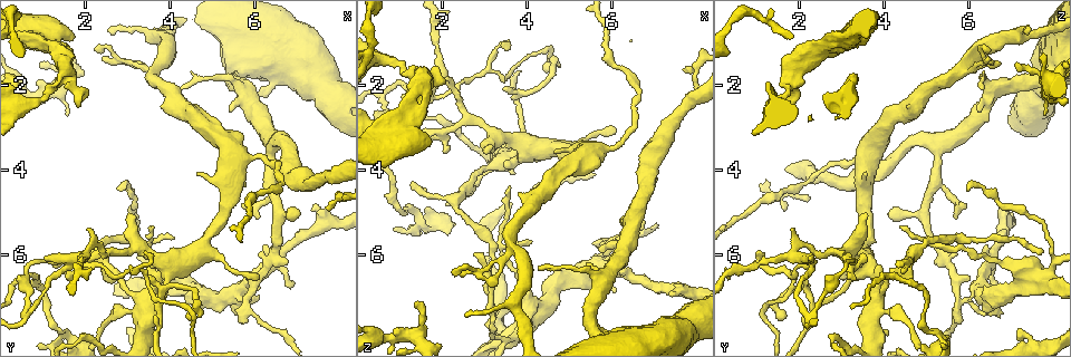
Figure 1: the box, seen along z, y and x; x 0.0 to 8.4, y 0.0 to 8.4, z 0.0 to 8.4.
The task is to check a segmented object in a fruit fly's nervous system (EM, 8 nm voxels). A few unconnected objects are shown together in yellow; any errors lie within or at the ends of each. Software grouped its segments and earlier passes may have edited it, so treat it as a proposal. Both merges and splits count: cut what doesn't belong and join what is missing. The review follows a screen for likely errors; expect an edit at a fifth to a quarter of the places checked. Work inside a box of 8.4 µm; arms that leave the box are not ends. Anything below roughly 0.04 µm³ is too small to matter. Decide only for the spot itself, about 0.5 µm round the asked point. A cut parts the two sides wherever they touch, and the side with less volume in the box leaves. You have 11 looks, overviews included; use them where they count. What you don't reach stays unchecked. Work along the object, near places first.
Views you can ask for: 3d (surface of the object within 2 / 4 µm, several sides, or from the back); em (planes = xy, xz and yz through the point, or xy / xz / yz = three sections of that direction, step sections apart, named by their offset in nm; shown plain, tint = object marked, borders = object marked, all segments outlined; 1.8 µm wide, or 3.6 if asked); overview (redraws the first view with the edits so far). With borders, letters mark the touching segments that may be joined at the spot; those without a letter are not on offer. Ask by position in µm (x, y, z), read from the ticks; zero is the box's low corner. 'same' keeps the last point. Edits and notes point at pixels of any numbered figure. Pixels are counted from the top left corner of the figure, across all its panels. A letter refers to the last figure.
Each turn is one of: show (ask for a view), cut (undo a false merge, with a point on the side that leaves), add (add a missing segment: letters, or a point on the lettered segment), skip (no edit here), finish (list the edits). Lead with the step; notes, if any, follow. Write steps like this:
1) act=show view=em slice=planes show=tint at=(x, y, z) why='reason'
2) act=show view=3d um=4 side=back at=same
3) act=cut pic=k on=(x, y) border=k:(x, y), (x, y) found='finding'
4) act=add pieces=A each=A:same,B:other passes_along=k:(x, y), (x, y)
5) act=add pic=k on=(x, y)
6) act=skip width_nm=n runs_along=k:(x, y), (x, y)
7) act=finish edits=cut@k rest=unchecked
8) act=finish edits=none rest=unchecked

act=show view=em slice=xz step=16 show=borders at=(3.35, 5.95, 1.10) why='thin end'

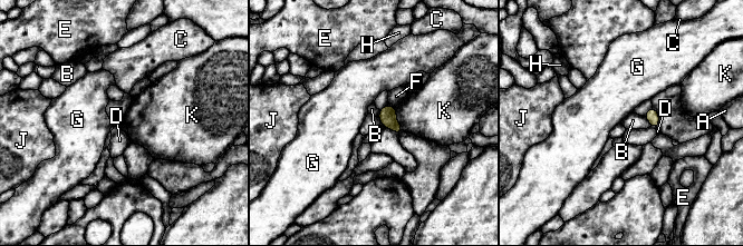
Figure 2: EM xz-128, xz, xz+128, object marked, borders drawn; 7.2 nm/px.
act=skip longest_contact=K:190nm each=A:other,B:other,C:other,D:other,E:other,F:other,G:other,H:other,J:other,K:other border=2:(643, 116), (650, 126) found='no lettered segment goes on from it'

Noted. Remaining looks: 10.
act=show view=em slice=yz step=8 show=plain at=(3.95, 6.35, 3.70) why='abrupt turn'

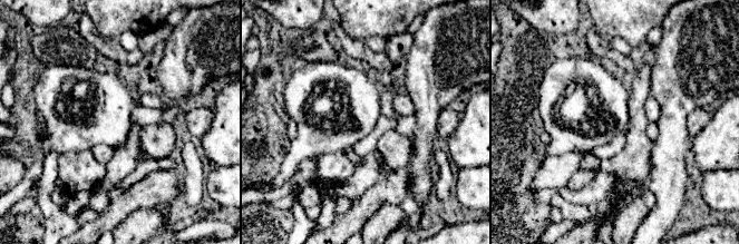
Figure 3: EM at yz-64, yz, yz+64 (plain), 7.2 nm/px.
act=show view=em slice=yz step=8 show=borders at=same why='what lies round it'

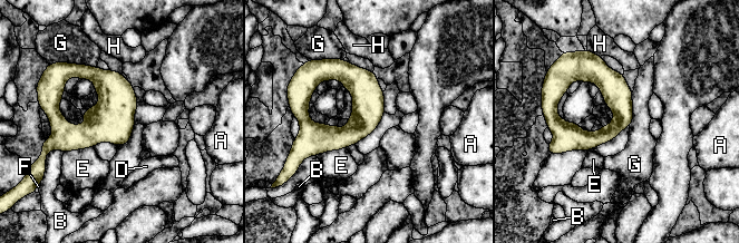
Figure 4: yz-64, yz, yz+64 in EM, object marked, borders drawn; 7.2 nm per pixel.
act=skip each=A:other,B:other,D:other,E:other,F:other,G:other,H:other runs_along=4:(381, 96), (346, 134), (319, 134), (302, 114) found='one cell here'

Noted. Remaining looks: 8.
act=show view=3d um=4 at=(5.45, 3.55, 3.60) why='calibre changes'

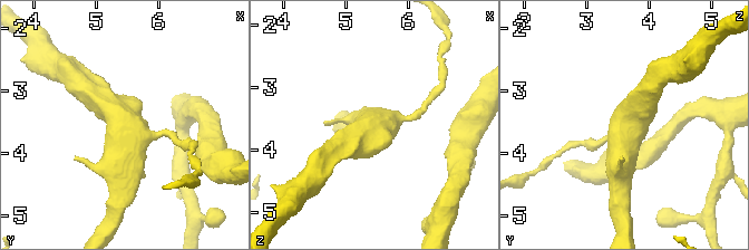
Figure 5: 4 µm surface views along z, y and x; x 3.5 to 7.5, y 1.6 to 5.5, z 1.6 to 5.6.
act=show view=em slice=planes show=tint at=(5.40, 3.60, 3.55)

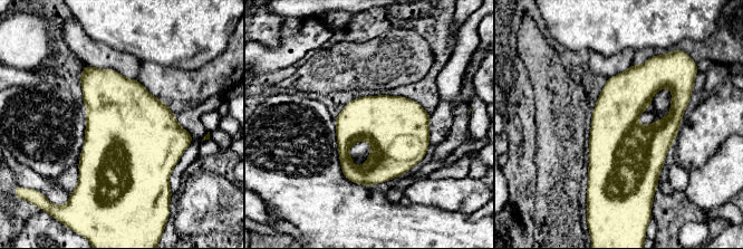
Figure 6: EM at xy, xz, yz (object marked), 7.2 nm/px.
act=show view=em slice=planes show=borders at=same why='see the neighbours'

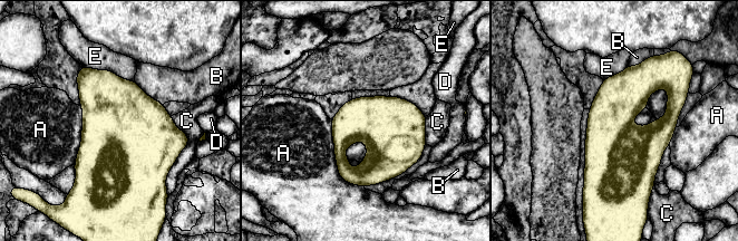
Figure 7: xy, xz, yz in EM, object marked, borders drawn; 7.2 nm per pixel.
act=skip longest_contact=A:550nm each=A:other,B:other,C:other,D:other,E:other border=7:(330, 119), (337, 172), (363, 188) found='all the same cell'

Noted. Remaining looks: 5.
act=show view=3d um=4 at=(5.85, 6.65, 6.10) why='sudden change in width'

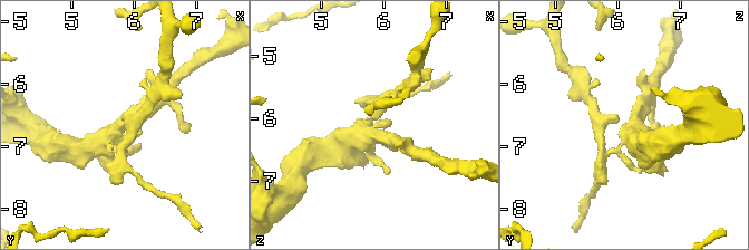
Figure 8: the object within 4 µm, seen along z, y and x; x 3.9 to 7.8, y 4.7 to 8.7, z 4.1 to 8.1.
act=show view=em slice=yz step=16 show=tint at=(5.85, 6.70, 6.10)

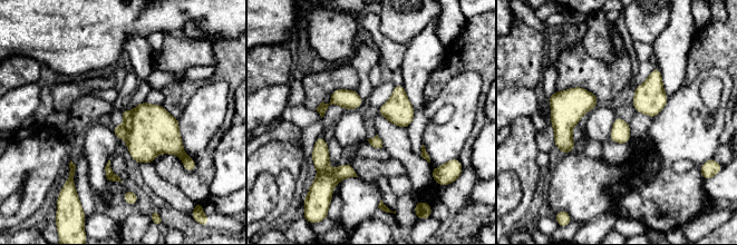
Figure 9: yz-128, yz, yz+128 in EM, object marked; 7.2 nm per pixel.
act=show view=em slice=planes show=borders at=same why='cut it another way'

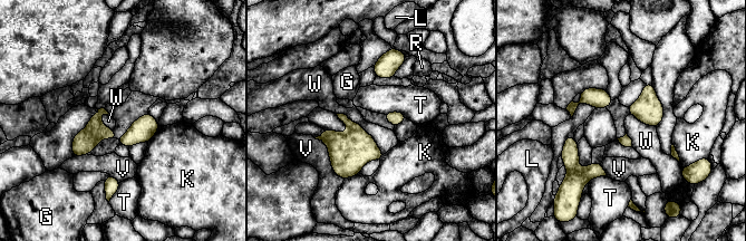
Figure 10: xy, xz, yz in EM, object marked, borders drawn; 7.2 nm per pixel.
act=cut pic=10 on=(84, 142) longest_contact=W:460nm each=G:other,K:other,L:other,R:other,T:other,V:other,W:other border=10:(85, 128), (95, 137), (96, 144) found='a second cell is stuck on'

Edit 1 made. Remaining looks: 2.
act=show view=em slice=xy step=16 show=tint at=(1.55, 1.60, 1.90) why='abrupt turn'

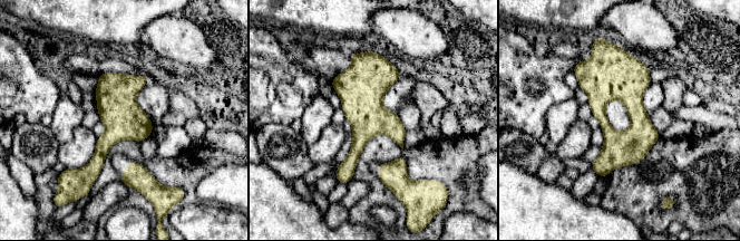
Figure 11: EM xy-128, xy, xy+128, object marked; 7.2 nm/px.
act=show view=em slice=xy step=16 show=borders at=same why='what lies round it'

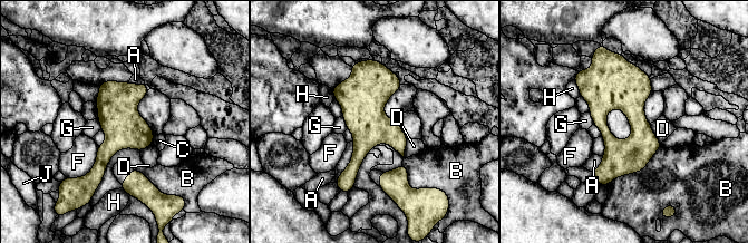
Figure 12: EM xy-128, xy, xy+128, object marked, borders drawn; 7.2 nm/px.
act=skip each=A:other,B:other,C:other,D:other,F:other,G:other,H:other,J:other found='continuous, no second cell'

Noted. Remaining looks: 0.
act=finish edits=cut@10 rest=unchecked

